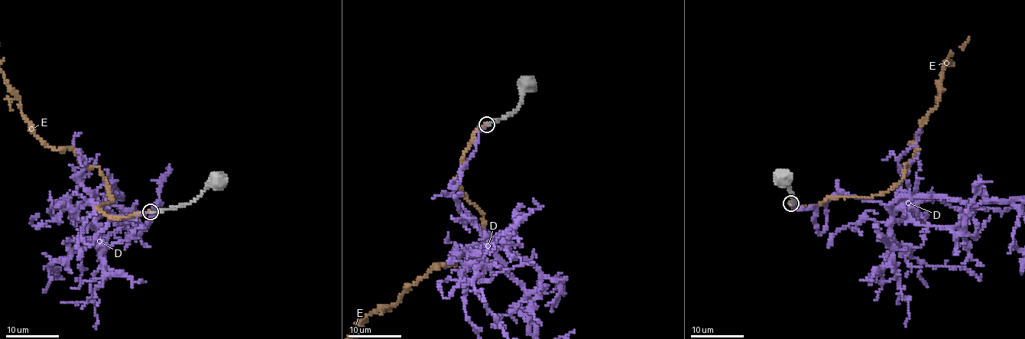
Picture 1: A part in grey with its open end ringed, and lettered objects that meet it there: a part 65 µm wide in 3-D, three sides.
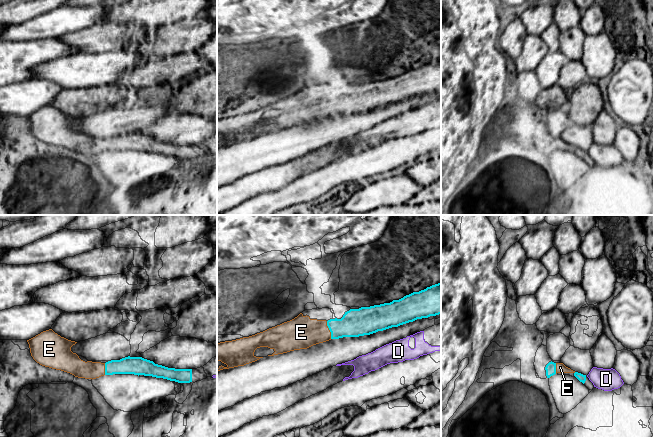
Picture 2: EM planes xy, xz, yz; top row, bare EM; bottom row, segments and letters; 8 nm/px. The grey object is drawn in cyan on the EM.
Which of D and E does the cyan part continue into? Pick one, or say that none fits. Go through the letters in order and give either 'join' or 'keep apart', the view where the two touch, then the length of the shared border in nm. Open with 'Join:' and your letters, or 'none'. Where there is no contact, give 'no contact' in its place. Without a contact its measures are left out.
Join: E
D: keep apart | no contact
E: join | xz | 150 nm

